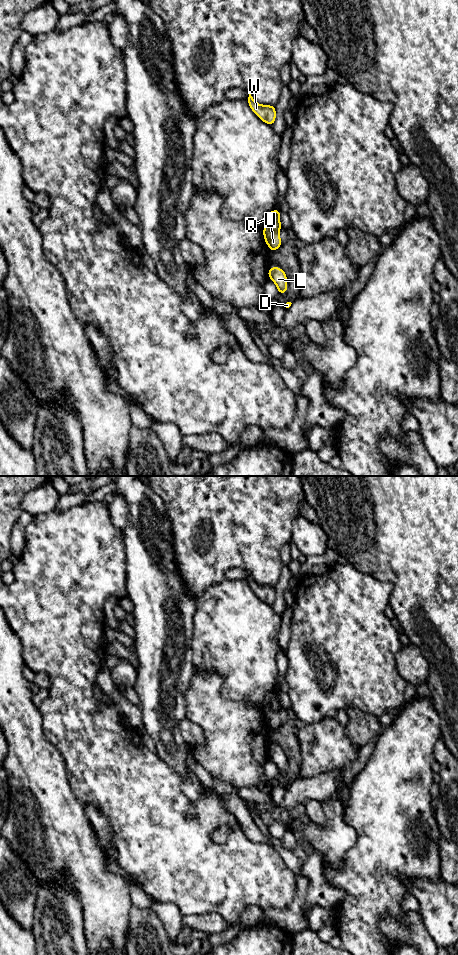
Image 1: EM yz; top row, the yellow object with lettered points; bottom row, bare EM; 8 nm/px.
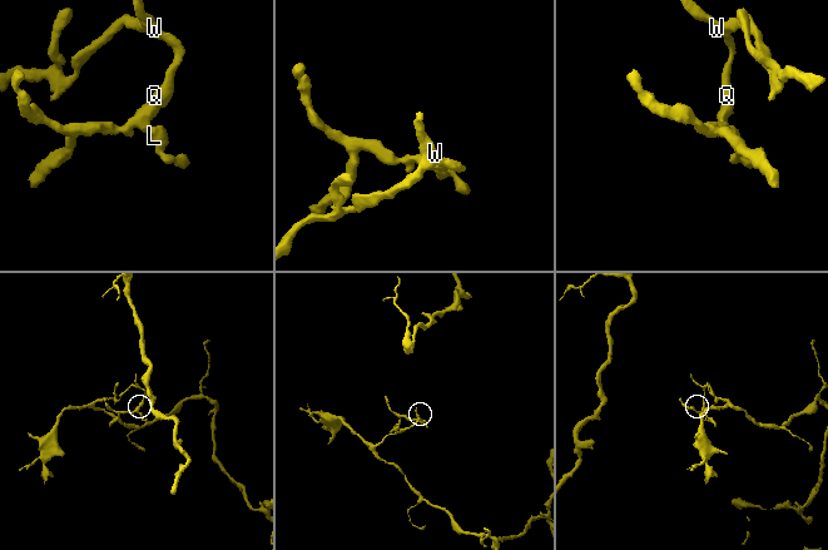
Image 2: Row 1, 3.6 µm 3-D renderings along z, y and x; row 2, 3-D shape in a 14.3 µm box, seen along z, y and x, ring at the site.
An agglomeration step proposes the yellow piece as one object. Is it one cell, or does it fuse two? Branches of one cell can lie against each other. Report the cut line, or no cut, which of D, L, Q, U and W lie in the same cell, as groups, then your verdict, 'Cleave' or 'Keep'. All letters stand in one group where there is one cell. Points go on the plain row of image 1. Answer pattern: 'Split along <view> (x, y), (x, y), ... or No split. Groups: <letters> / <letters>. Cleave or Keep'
Split along yz (266, 704), (278, 712). Groups: D L U / Q W. Cleave

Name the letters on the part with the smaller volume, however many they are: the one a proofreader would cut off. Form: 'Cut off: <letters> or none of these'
Cut off: D, L, U

